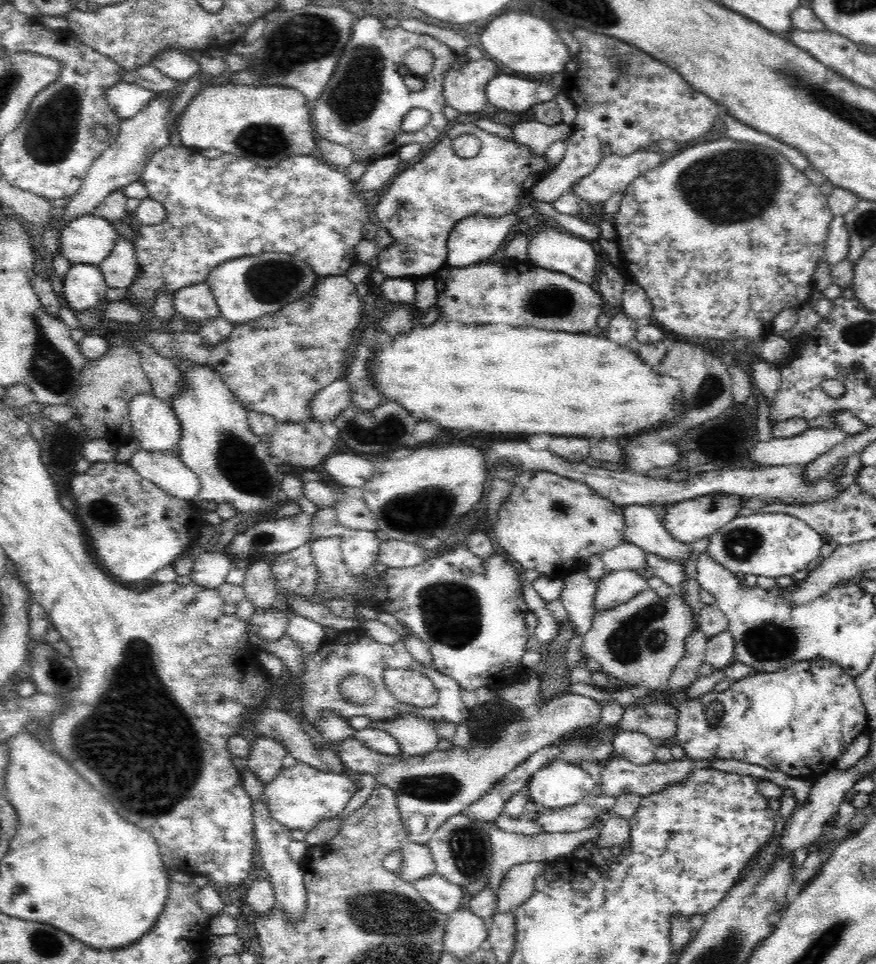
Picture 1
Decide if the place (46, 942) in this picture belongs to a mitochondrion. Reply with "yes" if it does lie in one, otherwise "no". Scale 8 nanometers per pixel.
yes

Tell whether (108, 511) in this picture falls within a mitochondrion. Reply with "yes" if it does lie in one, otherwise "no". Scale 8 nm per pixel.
yes

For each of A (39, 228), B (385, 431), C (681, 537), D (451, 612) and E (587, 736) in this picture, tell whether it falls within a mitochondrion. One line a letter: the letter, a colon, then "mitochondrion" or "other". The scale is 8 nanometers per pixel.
A: other
B: mitochondrion
C: other
D: mitochondrion
E: other

